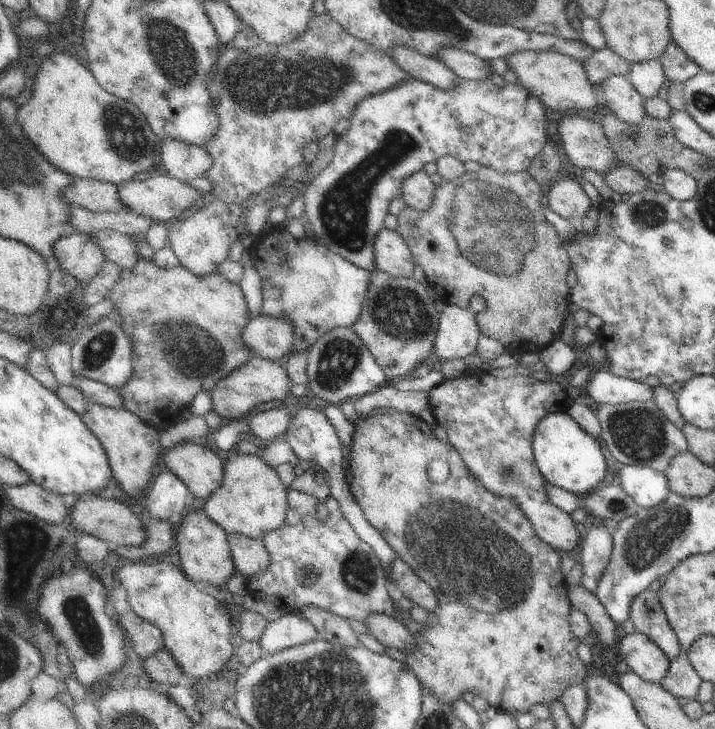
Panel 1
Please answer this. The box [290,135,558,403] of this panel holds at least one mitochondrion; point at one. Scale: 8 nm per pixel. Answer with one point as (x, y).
(489, 218)

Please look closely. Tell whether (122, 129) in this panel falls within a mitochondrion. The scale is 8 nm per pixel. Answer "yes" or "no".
yes

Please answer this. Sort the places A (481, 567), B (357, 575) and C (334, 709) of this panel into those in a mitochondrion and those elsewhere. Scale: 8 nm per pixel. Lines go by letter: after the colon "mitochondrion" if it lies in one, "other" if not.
A: mitochondrion
B: mitochondrion
C: mitochondrion

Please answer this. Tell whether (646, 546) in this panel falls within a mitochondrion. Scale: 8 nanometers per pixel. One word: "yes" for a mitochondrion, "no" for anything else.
yes

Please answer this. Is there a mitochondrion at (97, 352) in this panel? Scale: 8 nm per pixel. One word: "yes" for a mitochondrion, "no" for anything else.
yes

